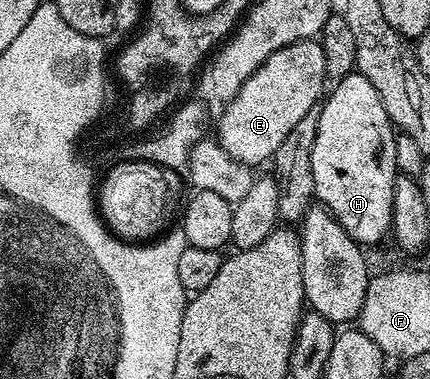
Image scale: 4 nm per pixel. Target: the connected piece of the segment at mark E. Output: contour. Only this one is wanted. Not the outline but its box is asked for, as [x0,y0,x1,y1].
[217,39,328,166]

